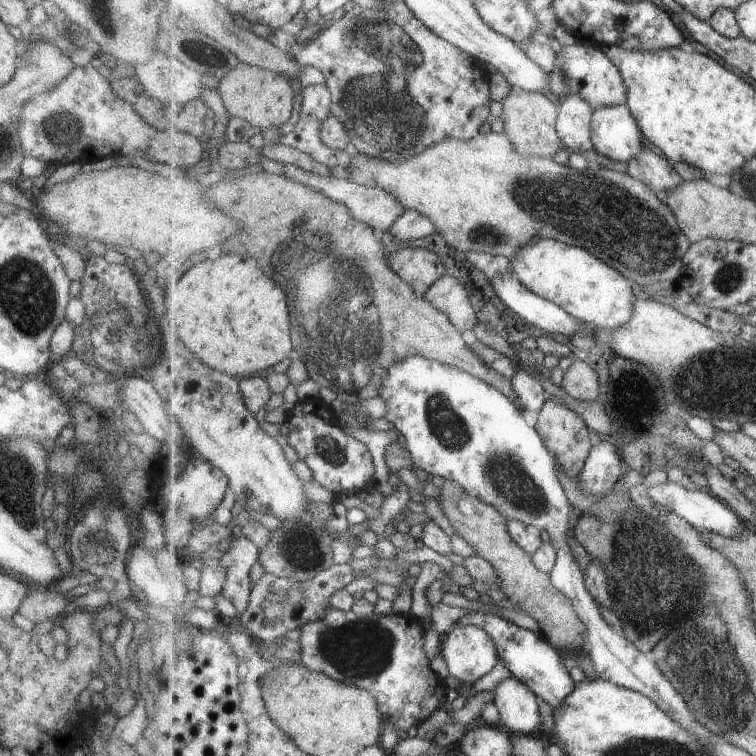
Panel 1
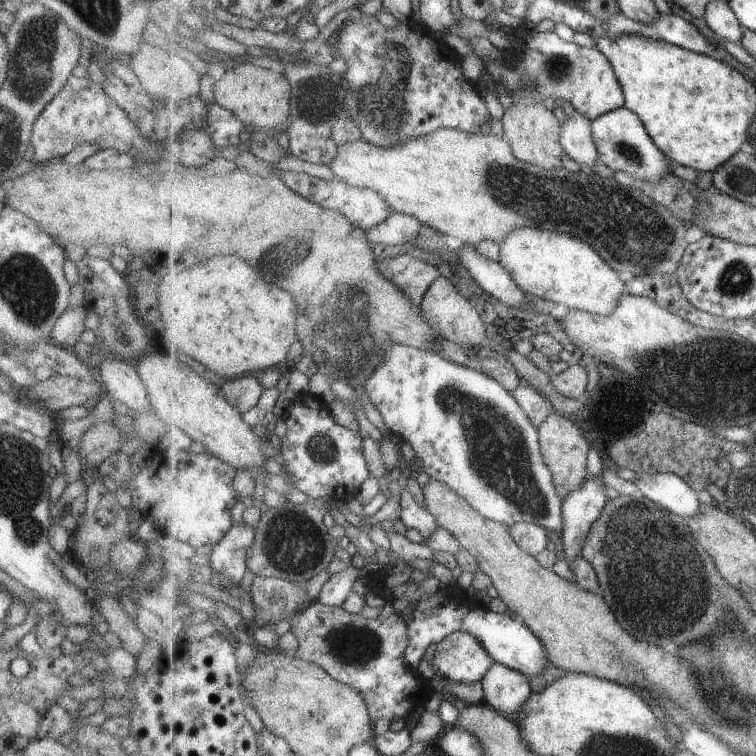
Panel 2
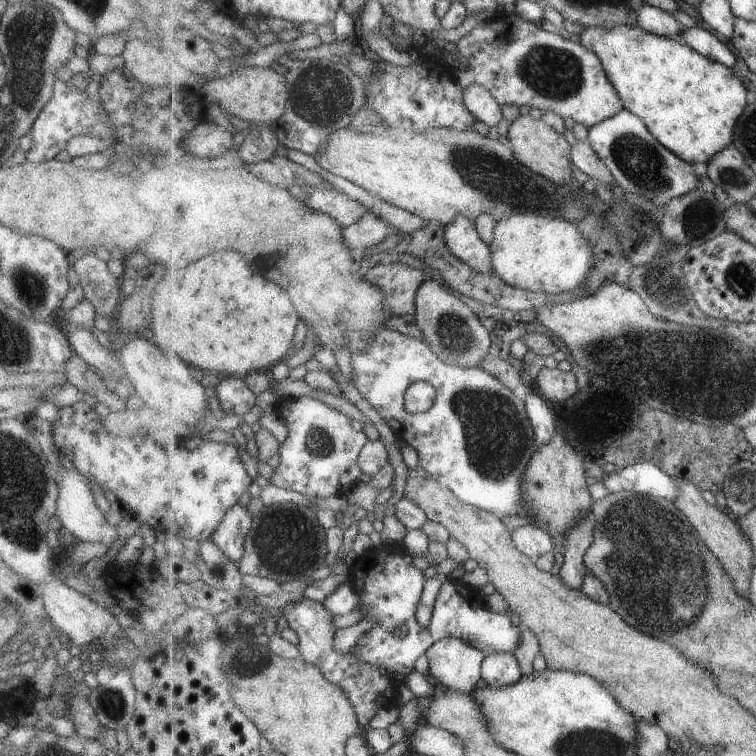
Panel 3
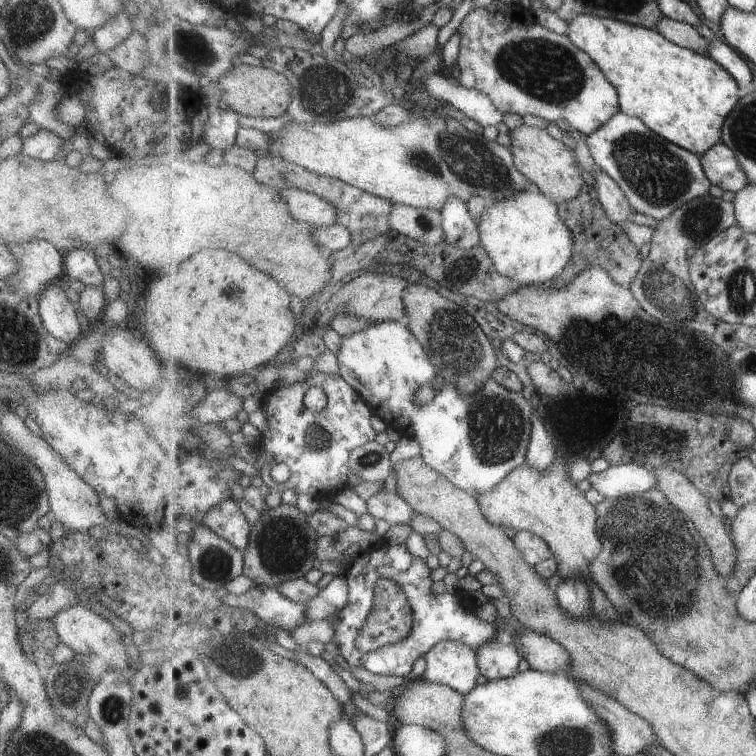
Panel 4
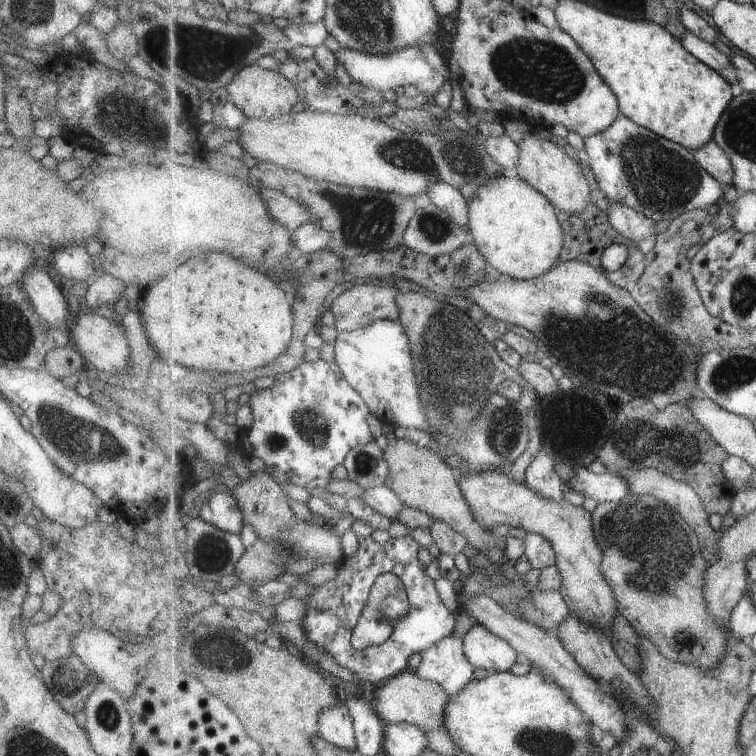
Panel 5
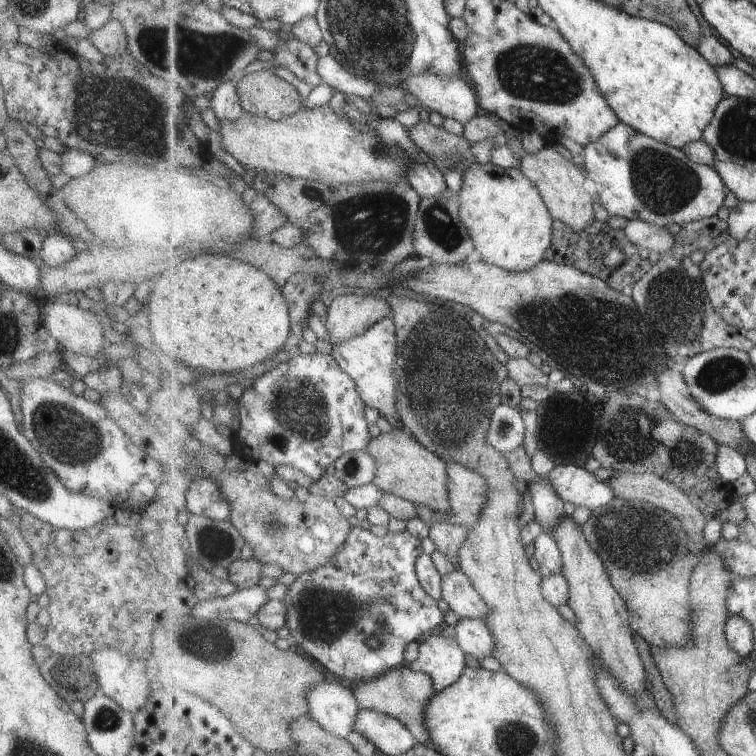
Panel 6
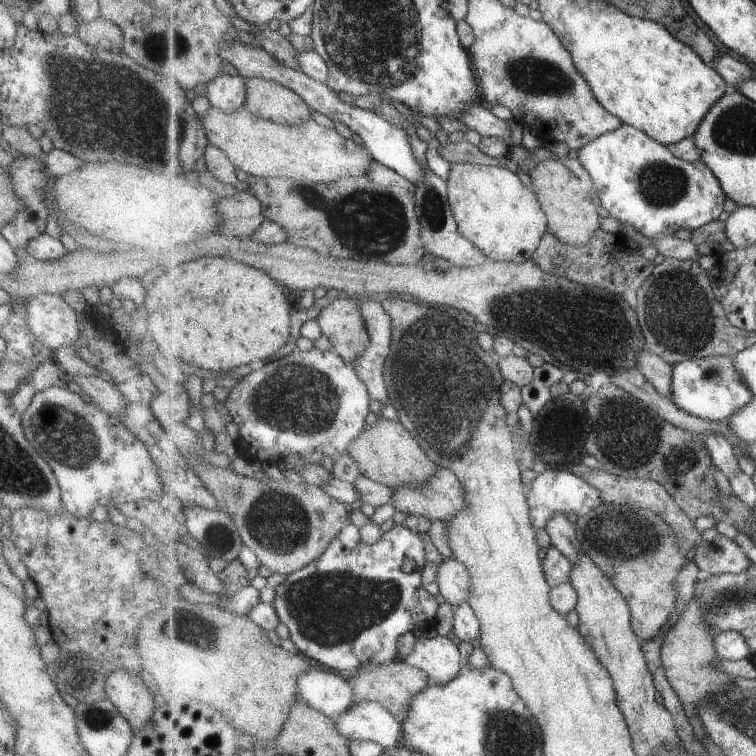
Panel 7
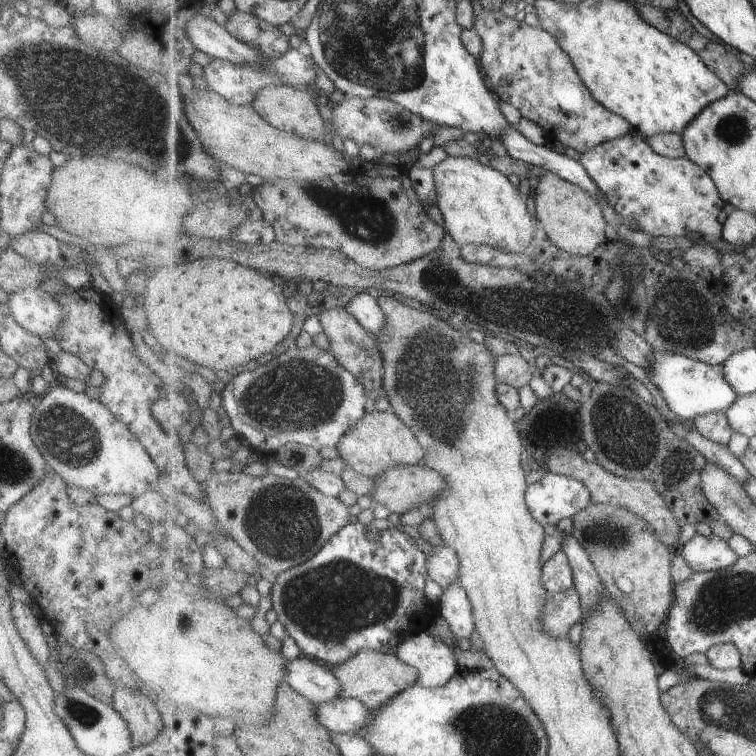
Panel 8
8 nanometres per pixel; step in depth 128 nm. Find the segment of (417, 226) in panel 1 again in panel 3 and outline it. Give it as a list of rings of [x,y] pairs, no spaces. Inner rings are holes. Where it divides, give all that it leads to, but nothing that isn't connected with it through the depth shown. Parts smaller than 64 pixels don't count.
[[[367,216],[361,222],[343,228],[343,242],[351,250],[353,248],[371,248],[371,246],[383,242],[392,230],[392,226],[389,226],[385,220]]]

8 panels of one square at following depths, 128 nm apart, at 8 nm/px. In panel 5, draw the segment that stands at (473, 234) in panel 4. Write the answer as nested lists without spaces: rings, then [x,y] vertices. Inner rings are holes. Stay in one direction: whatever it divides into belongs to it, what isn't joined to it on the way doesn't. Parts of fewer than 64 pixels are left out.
[[[435,182],[427,196],[433,203],[449,214],[449,220],[461,228],[470,230],[469,201],[458,188],[447,182]]]

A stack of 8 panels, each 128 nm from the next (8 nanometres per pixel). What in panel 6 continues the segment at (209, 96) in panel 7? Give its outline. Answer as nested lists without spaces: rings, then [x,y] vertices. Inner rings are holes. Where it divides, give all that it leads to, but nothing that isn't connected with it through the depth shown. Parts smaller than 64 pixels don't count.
[[[223,82],[216,86],[213,95],[206,99],[219,120],[237,120],[244,113],[244,108],[239,98],[237,82]]]

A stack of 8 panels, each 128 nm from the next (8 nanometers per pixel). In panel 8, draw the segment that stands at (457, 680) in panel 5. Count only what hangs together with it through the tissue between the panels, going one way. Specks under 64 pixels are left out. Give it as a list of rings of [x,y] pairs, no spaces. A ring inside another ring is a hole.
[[[427,633],[405,635],[396,648],[396,655],[419,670],[417,684],[424,687],[447,684],[461,667],[453,643]]]

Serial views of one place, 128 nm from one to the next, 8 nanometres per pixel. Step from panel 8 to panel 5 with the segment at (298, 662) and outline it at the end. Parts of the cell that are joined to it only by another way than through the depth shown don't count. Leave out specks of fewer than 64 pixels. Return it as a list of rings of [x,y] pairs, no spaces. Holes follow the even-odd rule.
[[[344,698],[338,704],[323,710],[319,714],[320,737],[347,750],[357,750],[357,735],[354,728],[355,720]]]

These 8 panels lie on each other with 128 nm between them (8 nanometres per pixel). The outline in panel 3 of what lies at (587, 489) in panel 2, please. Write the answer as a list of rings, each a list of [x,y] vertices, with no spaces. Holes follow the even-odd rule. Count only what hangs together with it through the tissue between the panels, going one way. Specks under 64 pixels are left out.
[[[587,510],[587,512],[583,512],[583,520],[579,520],[579,524],[575,524],[575,528],[571,528],[571,532],[567,532],[563,553],[564,563],[559,575],[561,580],[573,590],[581,590],[583,582],[587,578],[589,570],[585,561],[586,552],[595,540],[595,524],[595,513]]]

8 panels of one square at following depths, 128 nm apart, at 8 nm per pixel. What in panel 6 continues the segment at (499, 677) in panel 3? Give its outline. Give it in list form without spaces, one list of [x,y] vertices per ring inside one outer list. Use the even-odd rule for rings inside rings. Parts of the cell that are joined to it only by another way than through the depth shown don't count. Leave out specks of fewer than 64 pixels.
[[[460,619],[454,636],[467,655],[478,660],[494,657],[497,642],[487,622],[480,619]]]

